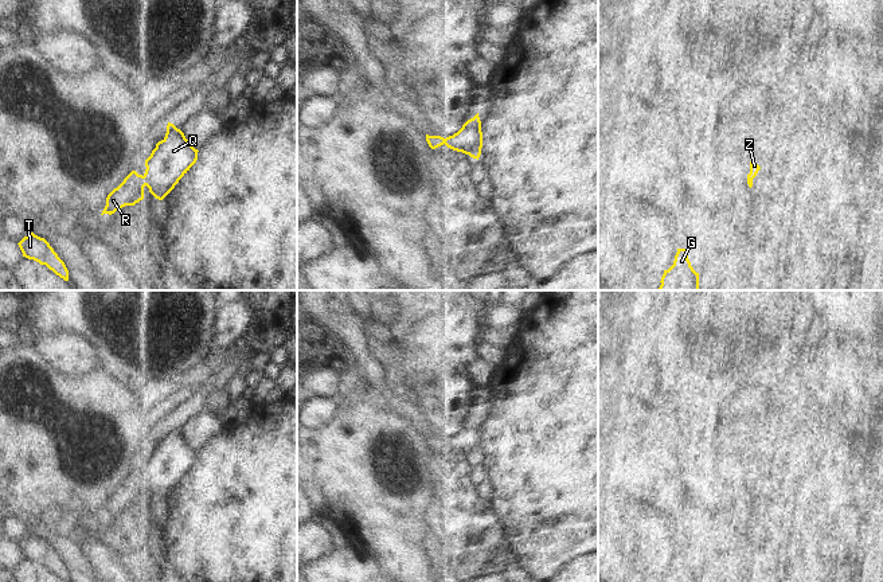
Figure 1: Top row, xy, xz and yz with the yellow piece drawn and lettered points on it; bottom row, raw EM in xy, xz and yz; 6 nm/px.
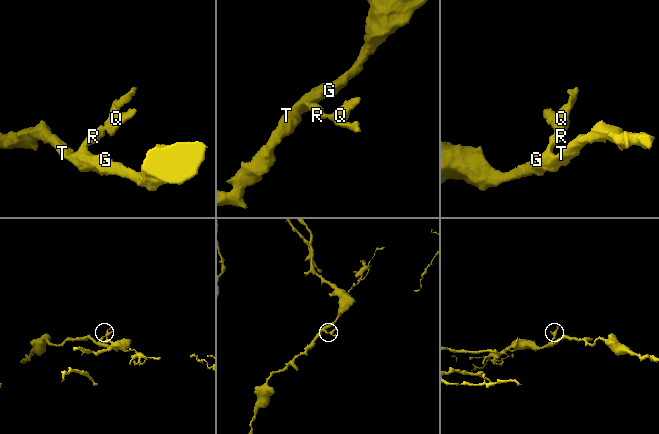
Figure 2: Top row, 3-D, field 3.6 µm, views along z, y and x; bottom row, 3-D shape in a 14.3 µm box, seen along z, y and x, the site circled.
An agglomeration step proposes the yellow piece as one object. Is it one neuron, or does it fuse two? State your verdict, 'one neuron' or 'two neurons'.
one neuron

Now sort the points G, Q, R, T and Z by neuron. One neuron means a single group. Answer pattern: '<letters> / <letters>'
G Q R T Z

